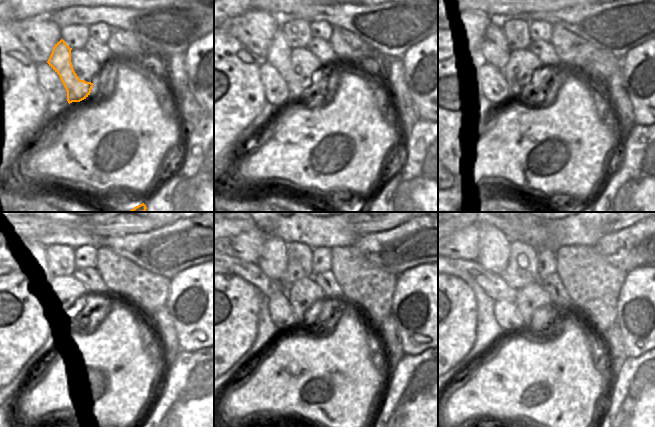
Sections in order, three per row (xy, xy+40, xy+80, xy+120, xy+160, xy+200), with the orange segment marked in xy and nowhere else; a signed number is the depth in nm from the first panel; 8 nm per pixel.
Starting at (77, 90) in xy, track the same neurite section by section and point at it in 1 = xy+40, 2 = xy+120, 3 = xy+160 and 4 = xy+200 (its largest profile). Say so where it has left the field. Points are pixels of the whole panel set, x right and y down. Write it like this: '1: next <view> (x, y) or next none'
1: next xy+40 (279, 53)
2: next xy+120 (51, 271)
3: next xy+160 (272, 261)
4: next xy+200 (494, 248)

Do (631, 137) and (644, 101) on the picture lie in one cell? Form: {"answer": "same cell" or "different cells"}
{"answer": "different cells"}

